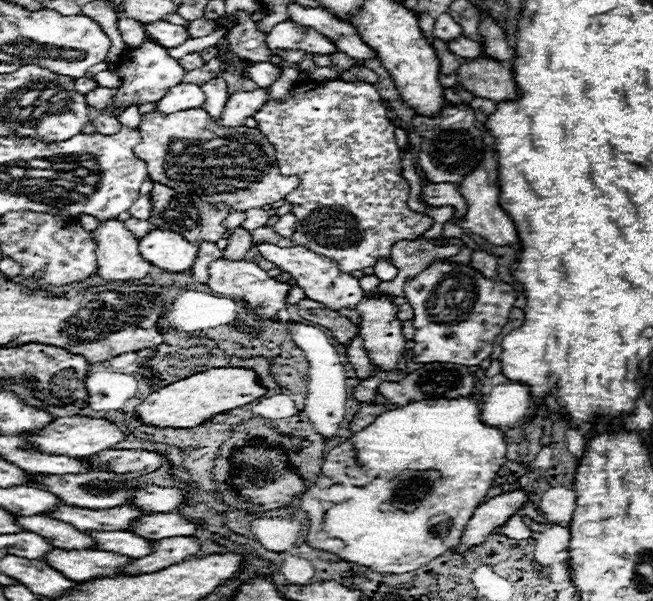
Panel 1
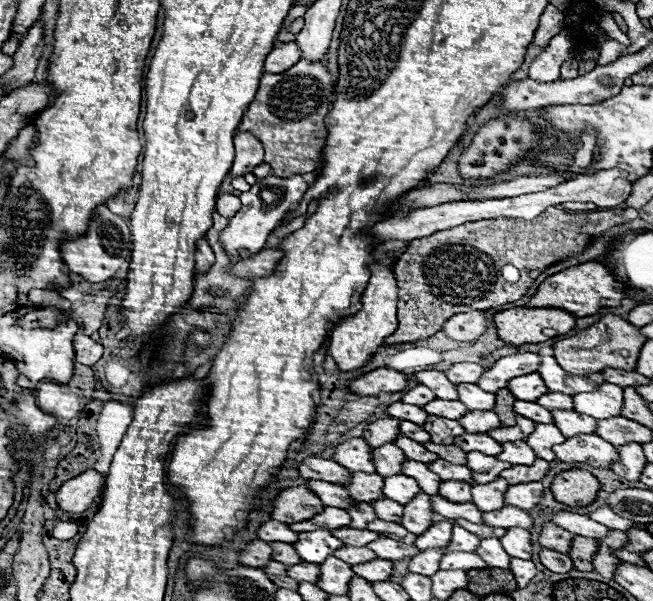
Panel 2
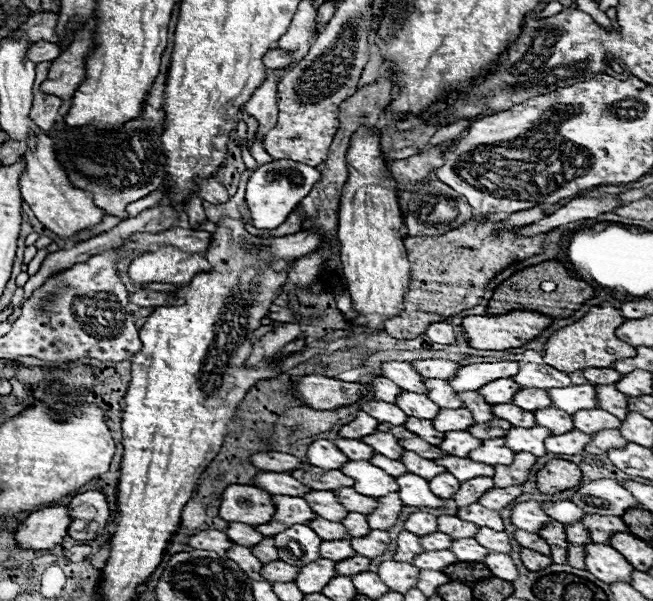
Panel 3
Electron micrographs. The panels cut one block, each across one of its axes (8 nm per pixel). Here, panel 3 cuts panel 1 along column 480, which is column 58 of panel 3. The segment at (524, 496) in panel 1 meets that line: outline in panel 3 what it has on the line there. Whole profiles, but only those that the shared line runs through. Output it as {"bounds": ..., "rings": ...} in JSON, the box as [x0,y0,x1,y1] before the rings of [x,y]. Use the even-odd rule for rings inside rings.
{"bounds":[16,504,72,550],"rings":[[[54,504],[44,510],[32,512],[16,530],[16,542],[20,548],[50,550],[62,542],[72,518],[68,506]]]}

